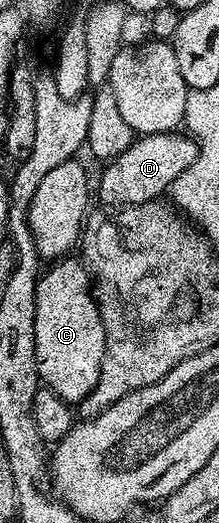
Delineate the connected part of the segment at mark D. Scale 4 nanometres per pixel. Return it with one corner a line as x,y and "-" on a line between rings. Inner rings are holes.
160,132
135,137
133,144
118,158
105,163
106,171
96,178
96,198
106,206
115,208
144,205
161,199
170,185
198,159
198,143
186,132

